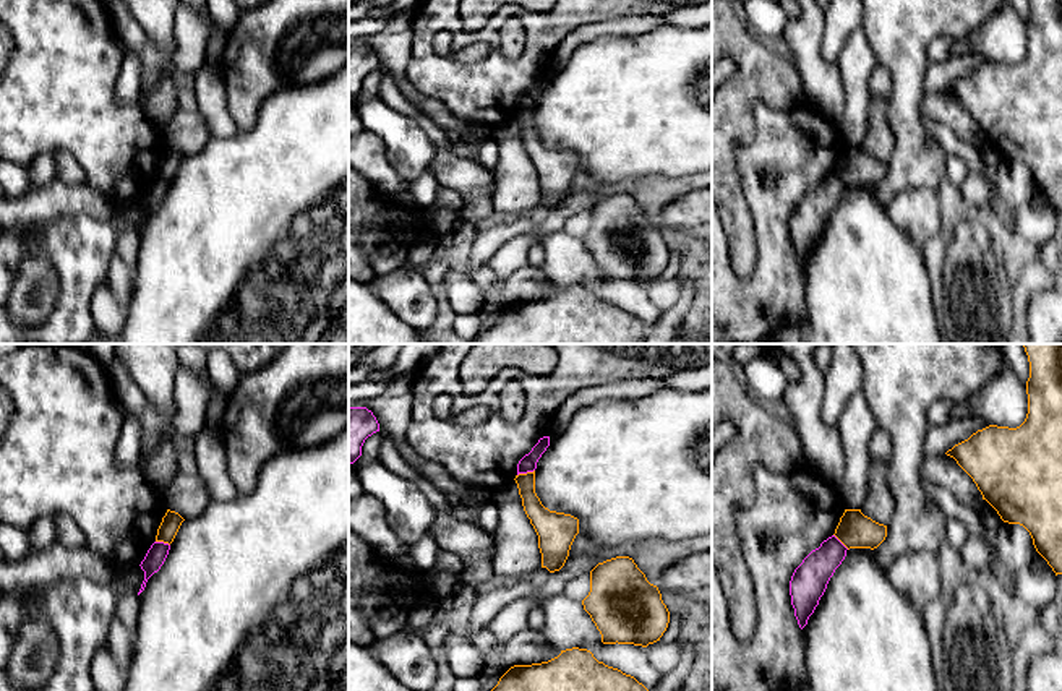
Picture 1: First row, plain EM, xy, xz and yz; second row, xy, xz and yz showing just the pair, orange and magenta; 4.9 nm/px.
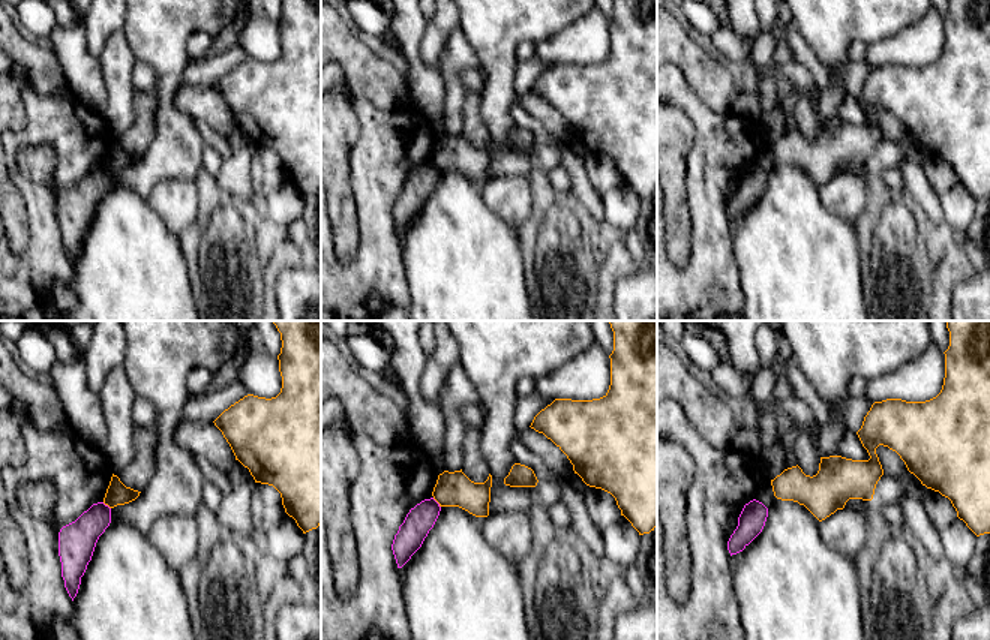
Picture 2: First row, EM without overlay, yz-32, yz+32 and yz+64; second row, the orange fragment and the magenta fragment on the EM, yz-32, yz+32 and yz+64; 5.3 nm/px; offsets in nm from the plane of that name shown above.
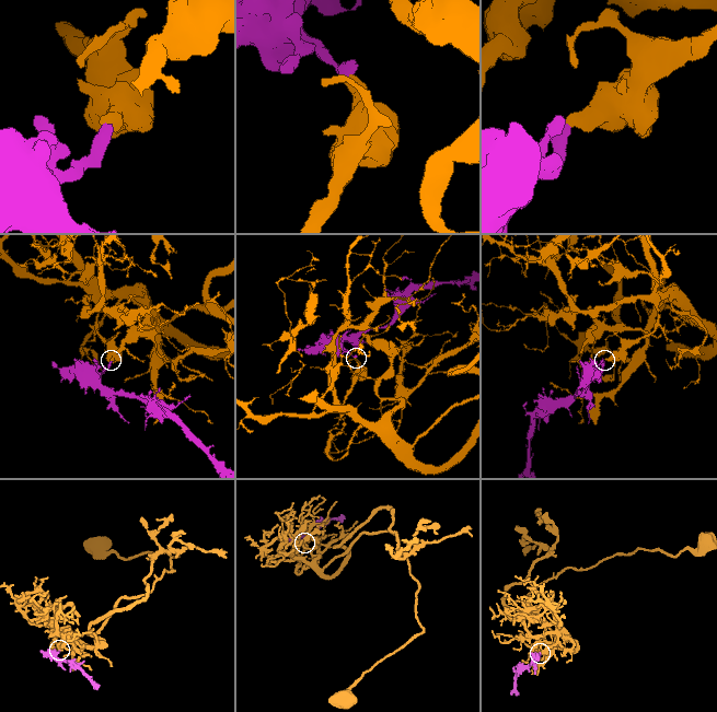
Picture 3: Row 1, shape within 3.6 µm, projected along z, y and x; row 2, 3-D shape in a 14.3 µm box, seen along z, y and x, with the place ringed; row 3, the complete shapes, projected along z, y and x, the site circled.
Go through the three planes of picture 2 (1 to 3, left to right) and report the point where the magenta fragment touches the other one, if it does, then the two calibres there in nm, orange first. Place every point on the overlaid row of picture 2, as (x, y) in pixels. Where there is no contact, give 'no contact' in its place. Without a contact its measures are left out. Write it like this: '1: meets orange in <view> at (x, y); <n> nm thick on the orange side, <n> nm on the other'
1: meets orange in yz-32 at (107, 504); 120 nm thick on the orange side, 200 nm on the other
2: meets orange in yz+32 at (437, 501); 190 nm thick on the orange side, 150 nm on the other
3: no contact

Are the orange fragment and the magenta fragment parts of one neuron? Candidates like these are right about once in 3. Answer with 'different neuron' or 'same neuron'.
different neuron

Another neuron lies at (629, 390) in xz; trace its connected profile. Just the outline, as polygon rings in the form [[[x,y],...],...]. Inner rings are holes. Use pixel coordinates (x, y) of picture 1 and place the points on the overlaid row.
[[[655,378],[624,380],[603,386],[592,386],[574,393],[551,417],[548,436],[553,436],[566,428],[572,415],[600,401],[637,401],[662,389],[665,383]]]

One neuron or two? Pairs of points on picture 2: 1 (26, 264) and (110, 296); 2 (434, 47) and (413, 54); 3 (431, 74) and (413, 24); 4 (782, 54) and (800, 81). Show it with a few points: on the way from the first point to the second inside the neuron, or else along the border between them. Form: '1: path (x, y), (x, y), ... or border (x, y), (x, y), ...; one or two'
1: border (74, 266), (71, 284); two
2: border (426, 21), (420, 57), (428, 63), (437, 65); two
3: path (417, 63), (411, 57), (411, 38); one
4: path (783, 60), (797, 75); one

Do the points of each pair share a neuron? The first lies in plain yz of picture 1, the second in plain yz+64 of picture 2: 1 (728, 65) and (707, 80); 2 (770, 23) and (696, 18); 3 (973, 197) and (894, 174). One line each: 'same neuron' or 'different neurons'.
1: different neurons
2: same neuron
3: same neuron

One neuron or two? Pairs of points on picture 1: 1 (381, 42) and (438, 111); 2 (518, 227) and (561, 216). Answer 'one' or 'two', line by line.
1: one
2: two

